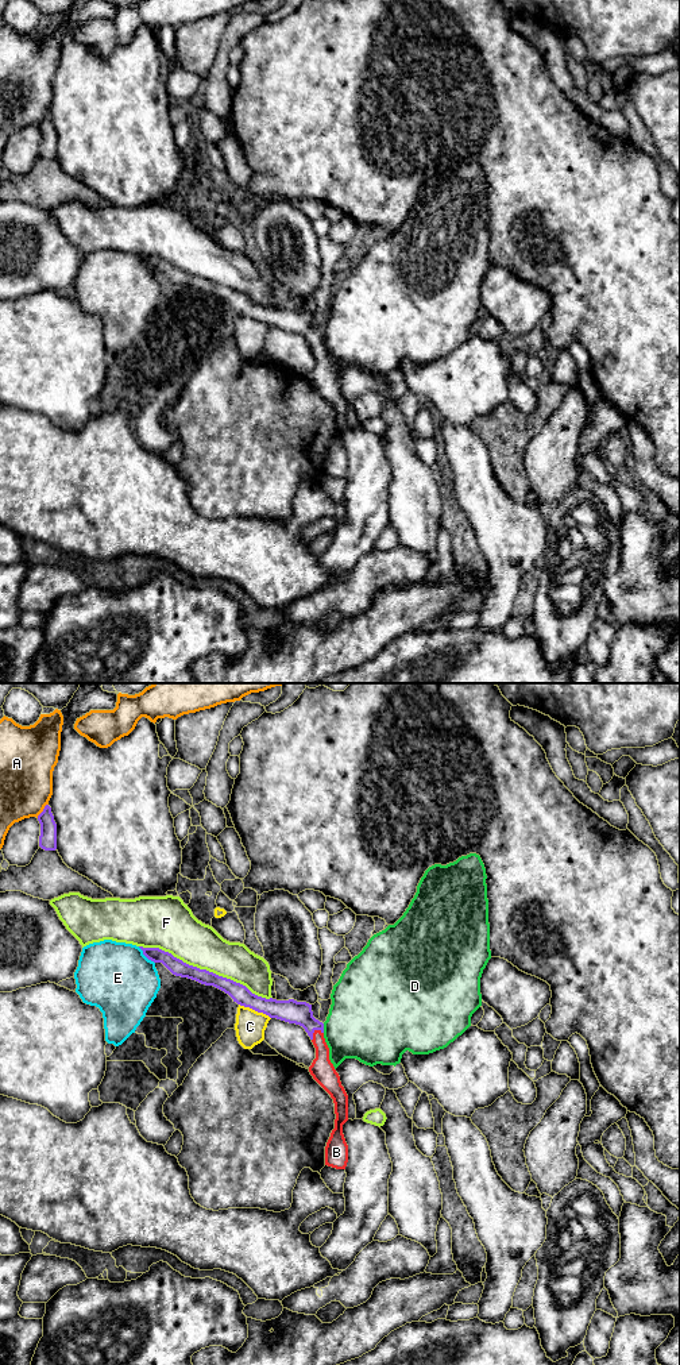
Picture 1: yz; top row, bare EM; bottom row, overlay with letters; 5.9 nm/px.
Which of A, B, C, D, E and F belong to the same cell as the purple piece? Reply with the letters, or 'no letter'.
B

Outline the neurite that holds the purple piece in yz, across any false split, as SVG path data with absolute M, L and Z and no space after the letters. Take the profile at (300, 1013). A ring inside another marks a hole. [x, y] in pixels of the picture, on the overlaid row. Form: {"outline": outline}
{"outline": "M143 948L143 955L162 963L173 975L196 980L205 986L213 986L228 994L233 1002L305 1029L316 1048L316 1059L309 1067L313 1079L331 1095L335 1103L335 1129L325 1146L325 1165L345 1169L348 1162L348 1145L343 1134L343 1125L348 1121L348 1095L341 1086L340 1076L329 1060L329 1048L324 1038L324 1023L313 1017L312 1005L294 999L266 999L252 994L246 986L219 976L206 969L189 965L159 948Z"}

